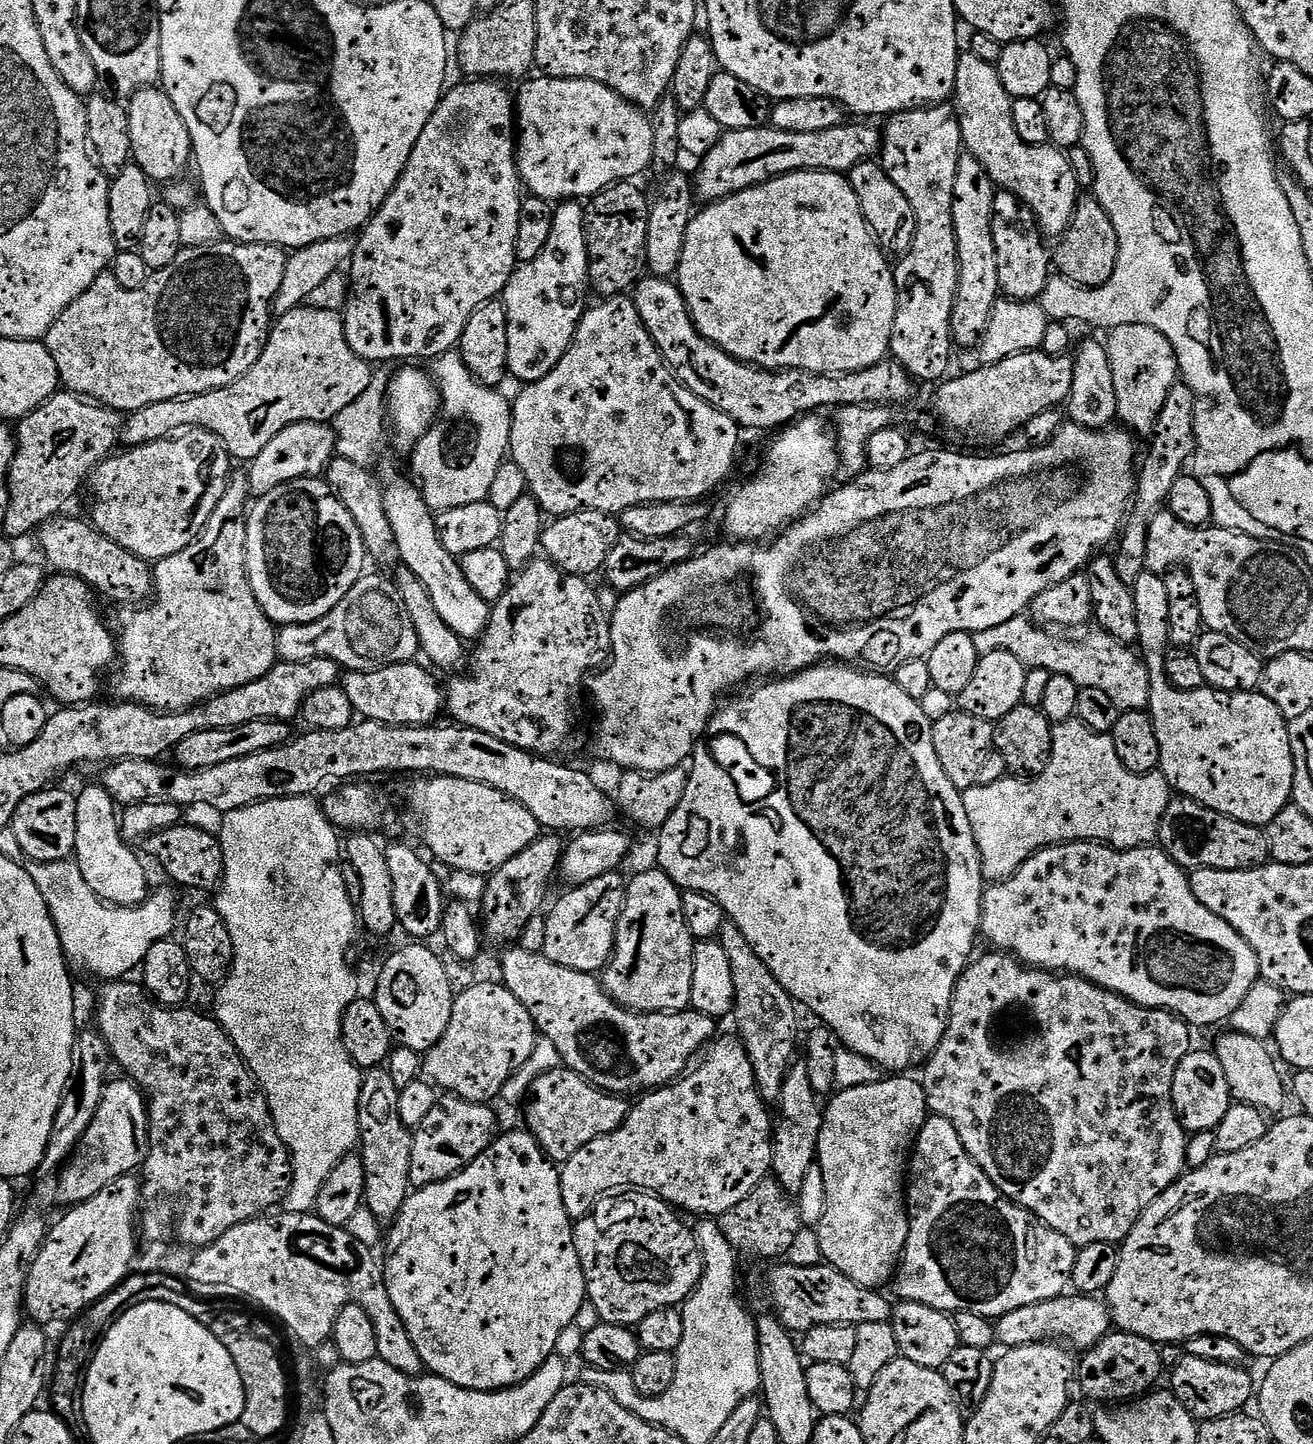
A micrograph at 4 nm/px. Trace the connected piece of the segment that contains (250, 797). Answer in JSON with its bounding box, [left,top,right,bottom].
[102,719,613,834]

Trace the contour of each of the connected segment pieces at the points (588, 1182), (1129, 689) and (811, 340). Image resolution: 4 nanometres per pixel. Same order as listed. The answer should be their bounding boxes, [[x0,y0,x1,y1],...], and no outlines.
[[560,1038,774,1221],[982,622,1150,710],[678,172,896,374]]

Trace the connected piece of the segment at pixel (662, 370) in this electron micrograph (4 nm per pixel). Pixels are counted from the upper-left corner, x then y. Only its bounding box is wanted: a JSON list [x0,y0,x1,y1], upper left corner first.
[510,298,742,517]

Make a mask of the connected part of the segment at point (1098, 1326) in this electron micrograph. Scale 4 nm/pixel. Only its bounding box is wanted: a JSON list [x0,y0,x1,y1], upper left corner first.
[994,1294,1113,1350]

